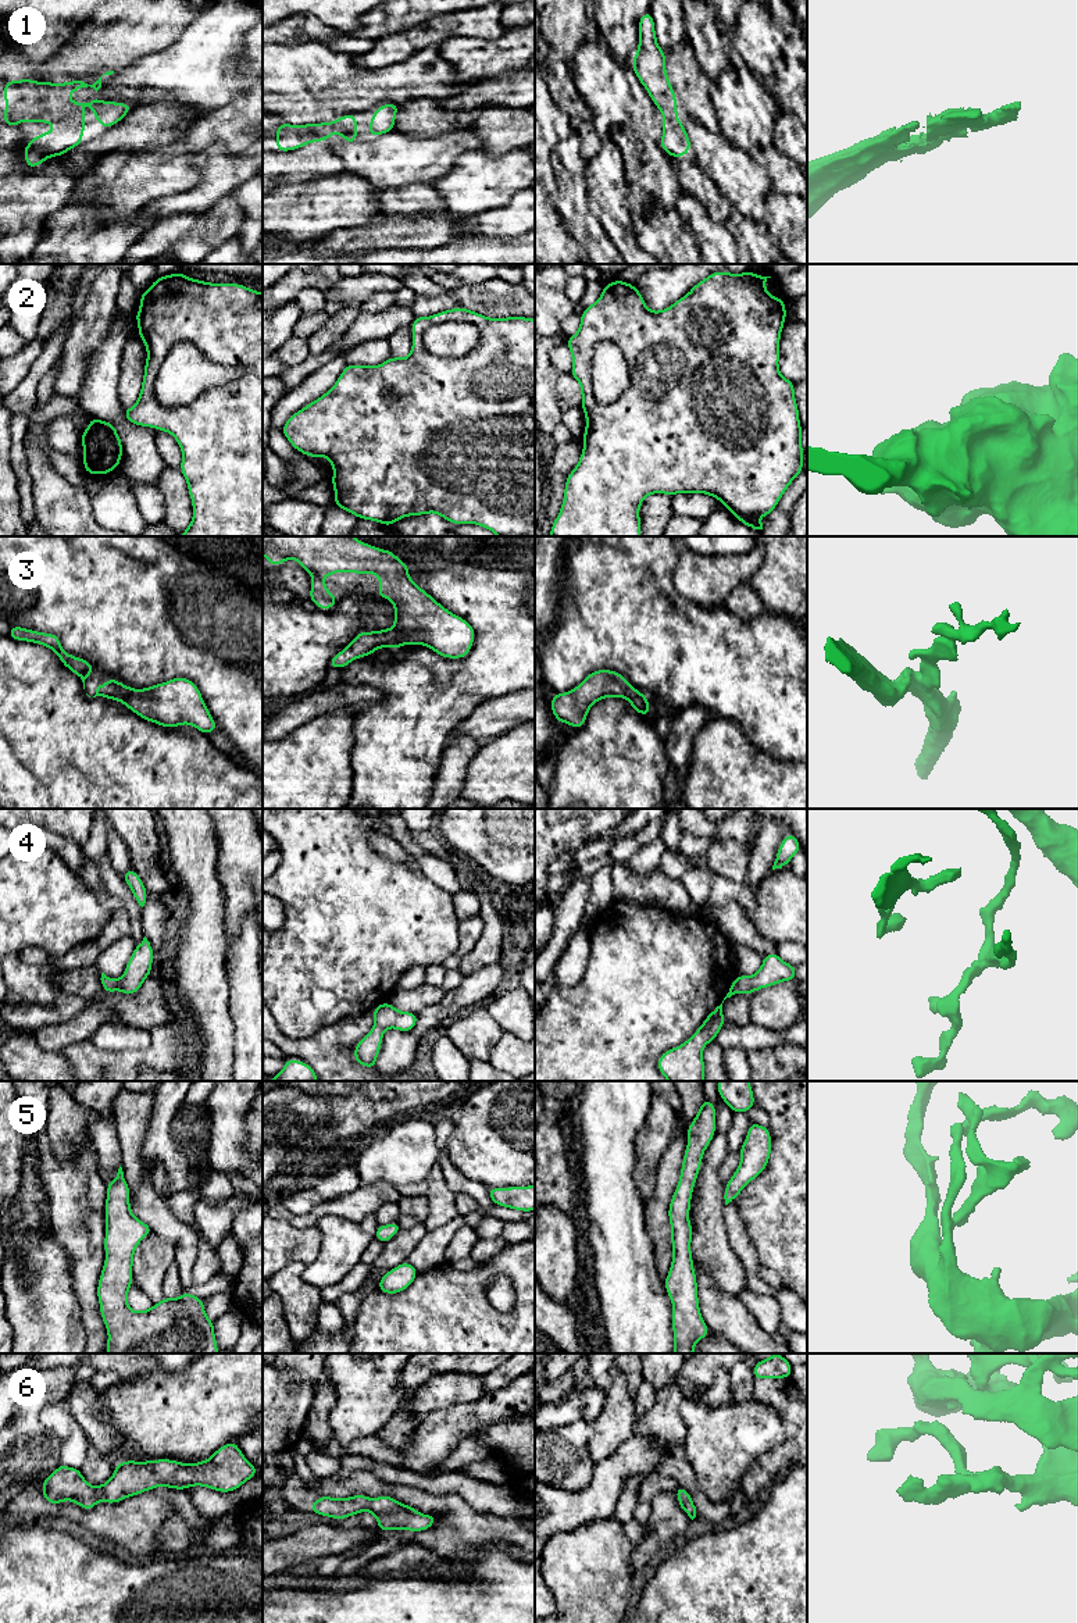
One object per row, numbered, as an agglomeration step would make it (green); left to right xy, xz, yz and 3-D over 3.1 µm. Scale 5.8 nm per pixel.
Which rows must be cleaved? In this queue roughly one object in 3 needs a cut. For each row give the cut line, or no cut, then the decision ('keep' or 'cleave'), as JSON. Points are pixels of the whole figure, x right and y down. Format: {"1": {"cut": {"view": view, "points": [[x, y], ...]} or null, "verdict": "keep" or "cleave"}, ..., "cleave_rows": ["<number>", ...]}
{"1": {"cut": null, "verdict": "keep"}, "2": {"cut": {"view": "xy", "points": [[243, 368], [239, 377], [185, 405], [163, 406], [154, 396]]}, "verdict": "cleave"}, "3": {"cut": null, "verdict": "keep"}, "4": {"cut": null, "verdict": "keep"}, "5": {"cut": null, "verdict": "keep"}, "6": {"cut": null, "verdict": "keep"}, "cleave_rows": ["2"]}

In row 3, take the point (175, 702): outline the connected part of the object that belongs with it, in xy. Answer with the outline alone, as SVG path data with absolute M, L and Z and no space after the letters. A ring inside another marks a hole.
M108 677L97 686L96 696L118 700L139 717L165 728L190 724L206 735L218 730L197 685L183 677L143 689Z

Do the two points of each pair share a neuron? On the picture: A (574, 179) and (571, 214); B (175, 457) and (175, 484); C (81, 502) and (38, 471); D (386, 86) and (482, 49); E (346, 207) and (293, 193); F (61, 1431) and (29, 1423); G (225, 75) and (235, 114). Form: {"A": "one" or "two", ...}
{"A": "one", "B": "two", "C": "one", "D": "two", "E": "one", "F": "two", "G": "two"}

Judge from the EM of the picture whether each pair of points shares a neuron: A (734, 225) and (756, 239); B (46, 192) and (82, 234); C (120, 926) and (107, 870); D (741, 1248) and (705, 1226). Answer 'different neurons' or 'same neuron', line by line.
A: same neuron
B: different neurons
C: different neurons
D: different neurons

